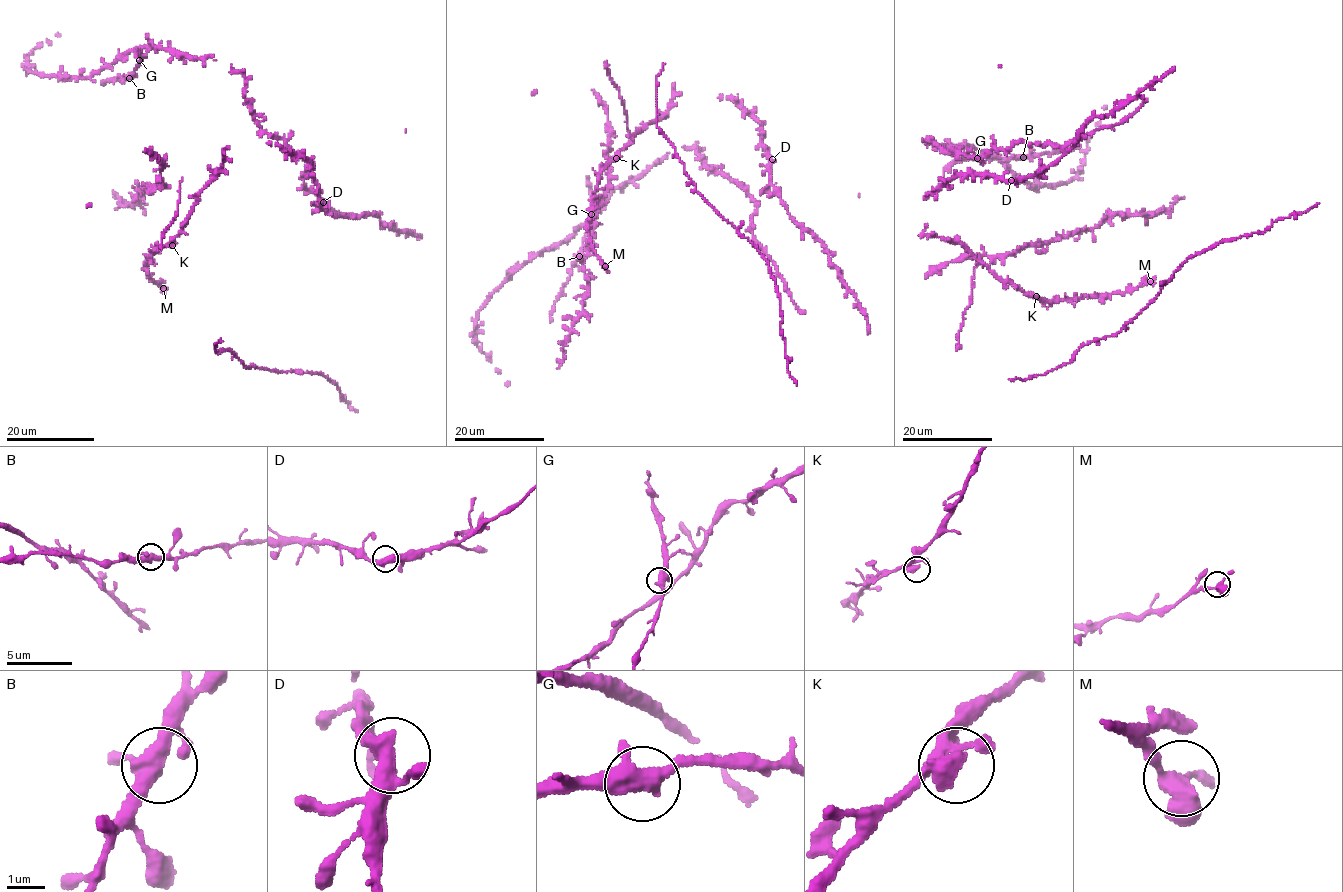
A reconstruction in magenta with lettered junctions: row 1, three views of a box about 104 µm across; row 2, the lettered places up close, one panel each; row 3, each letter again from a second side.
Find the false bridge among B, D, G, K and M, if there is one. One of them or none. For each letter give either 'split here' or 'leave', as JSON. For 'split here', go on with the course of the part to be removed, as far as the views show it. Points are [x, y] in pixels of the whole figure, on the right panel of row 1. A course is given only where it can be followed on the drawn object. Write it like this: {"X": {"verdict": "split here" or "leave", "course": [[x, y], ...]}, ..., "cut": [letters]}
{"B": {"verdict": "leave"}, "D": {"verdict": "leave"}, "G": {"verdict": "leave"}, "K": {"verdict": "leave"}, "M": {"verdict": "leave"}, "cut": []}

